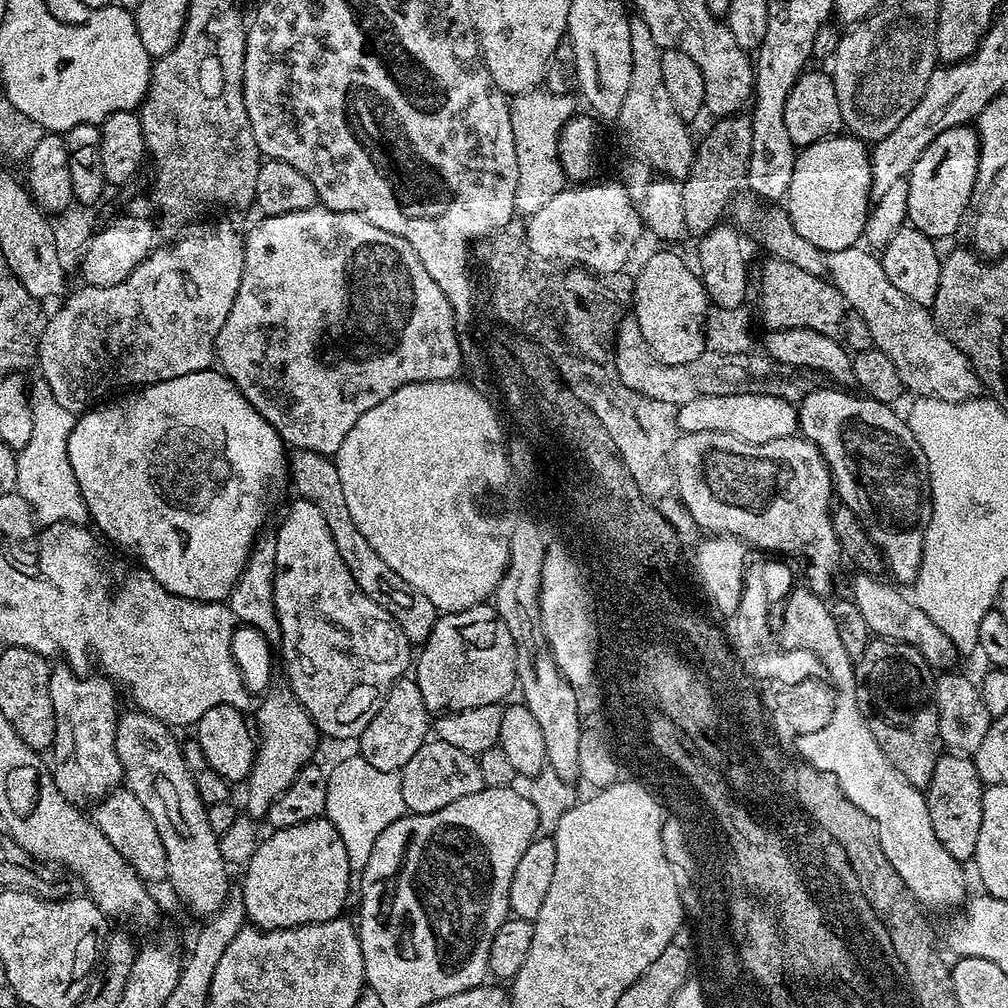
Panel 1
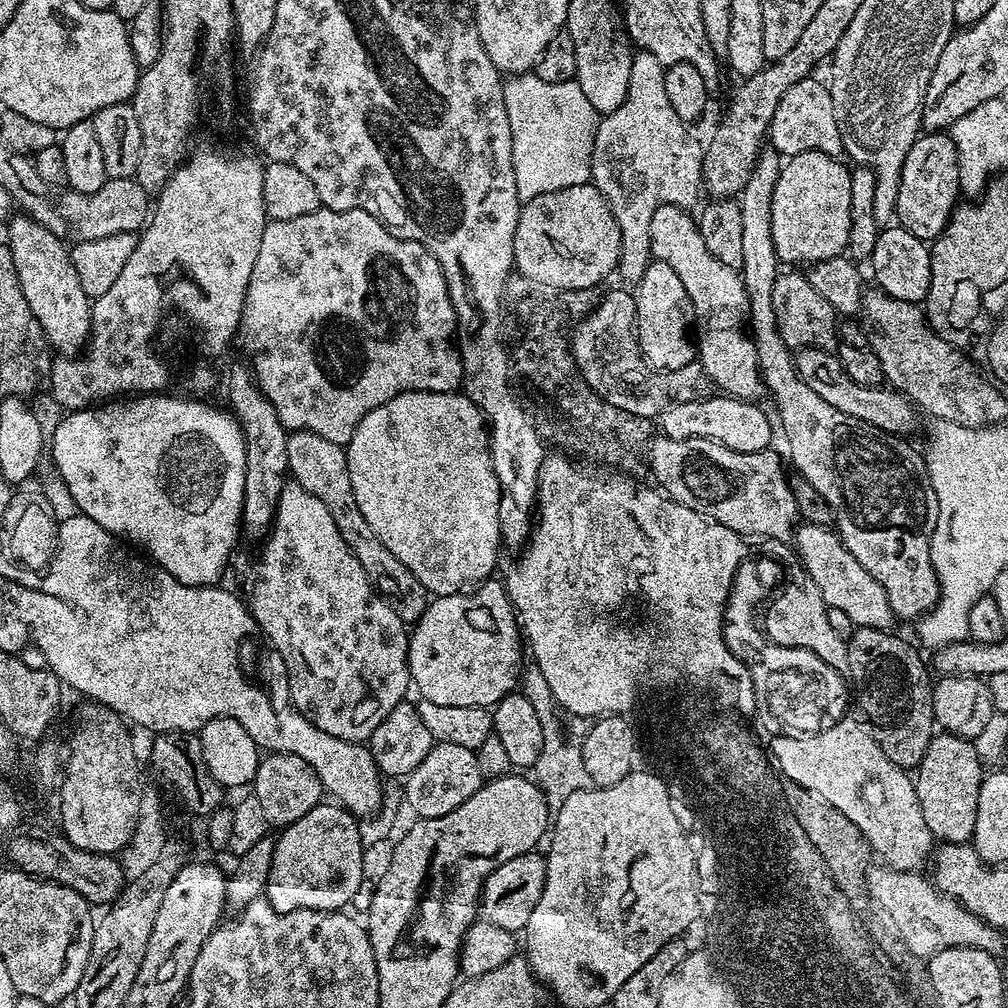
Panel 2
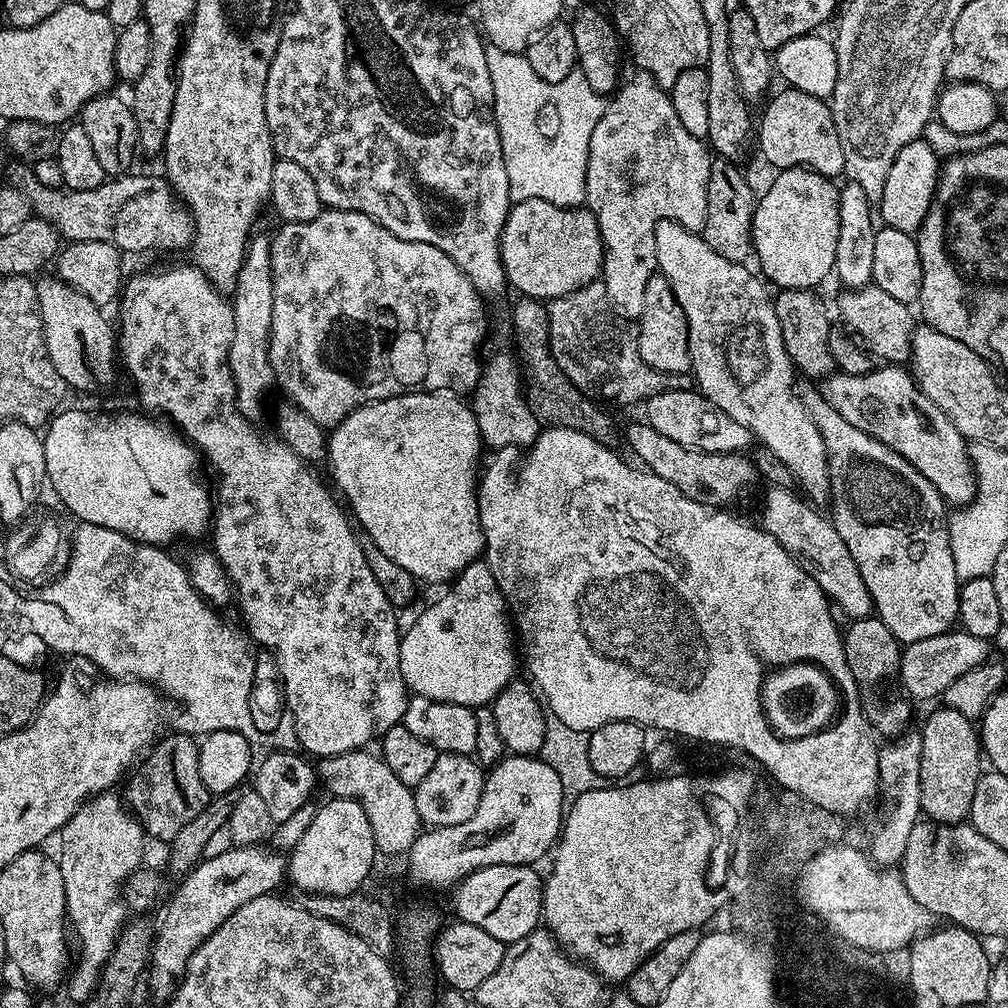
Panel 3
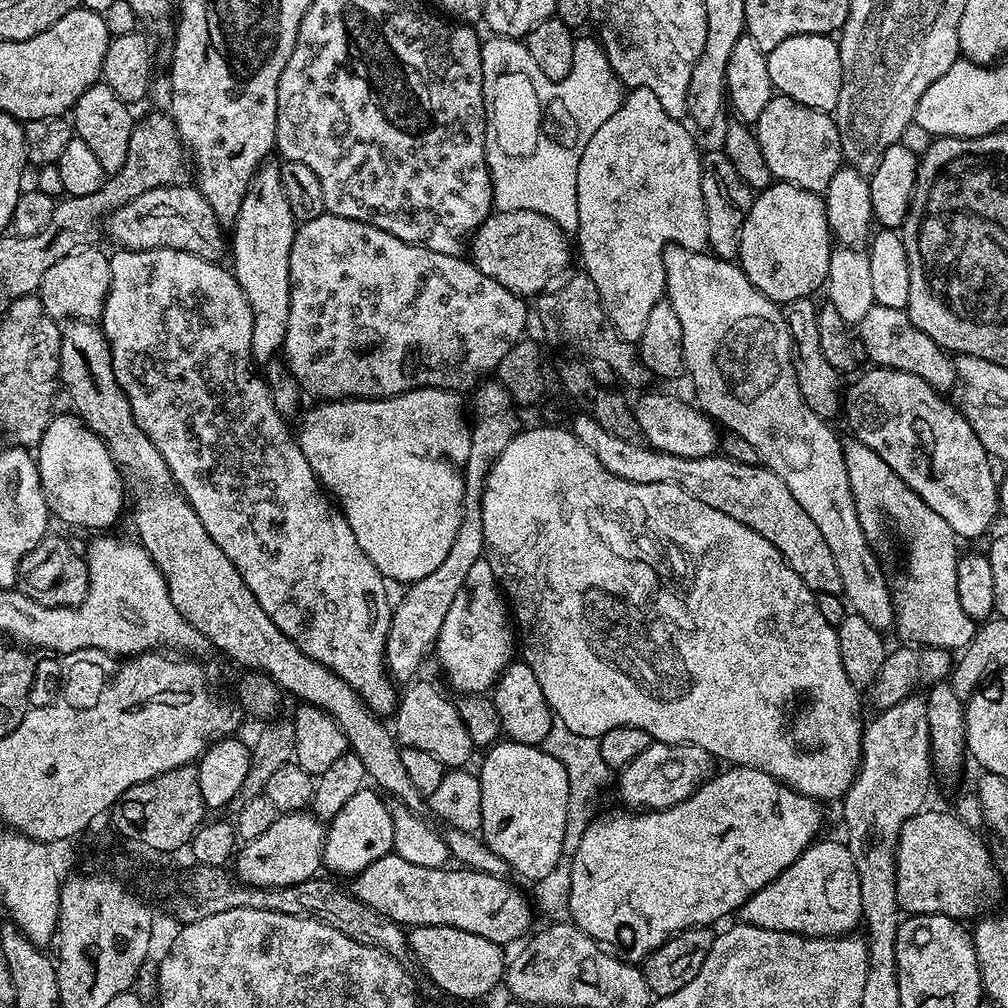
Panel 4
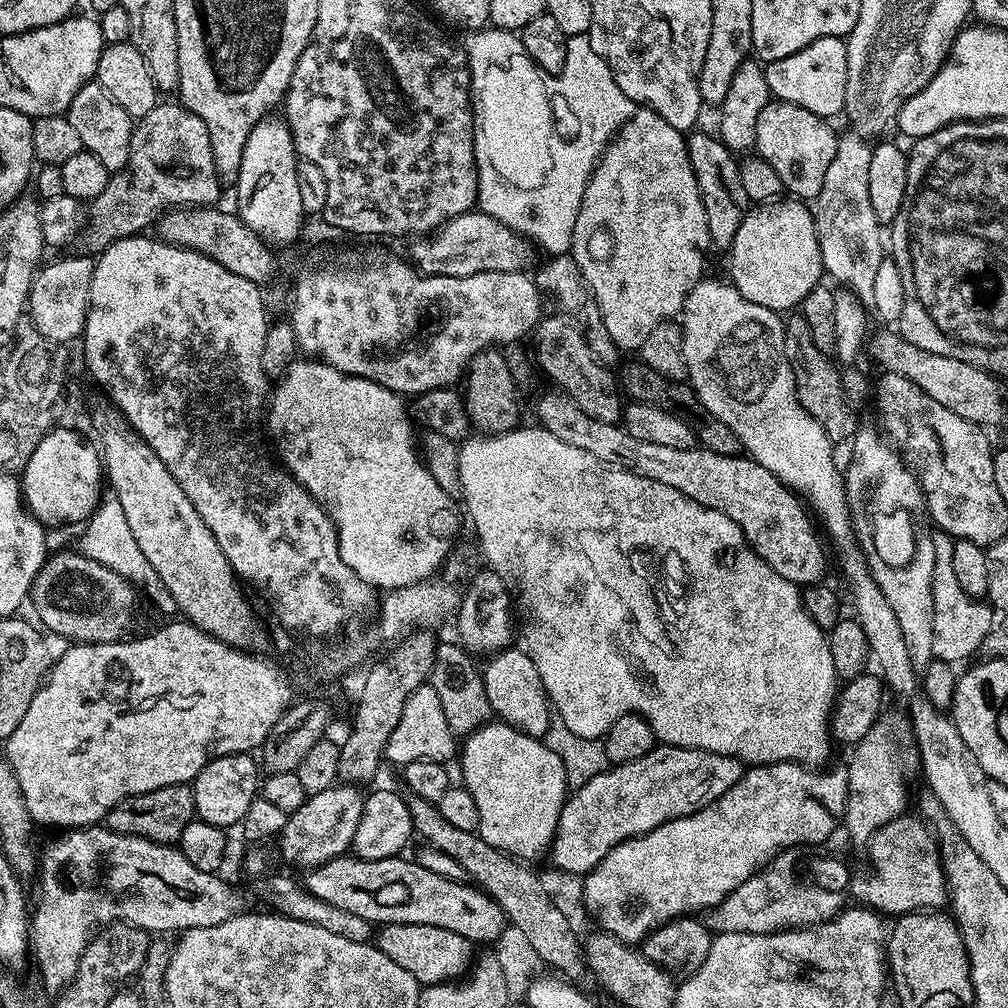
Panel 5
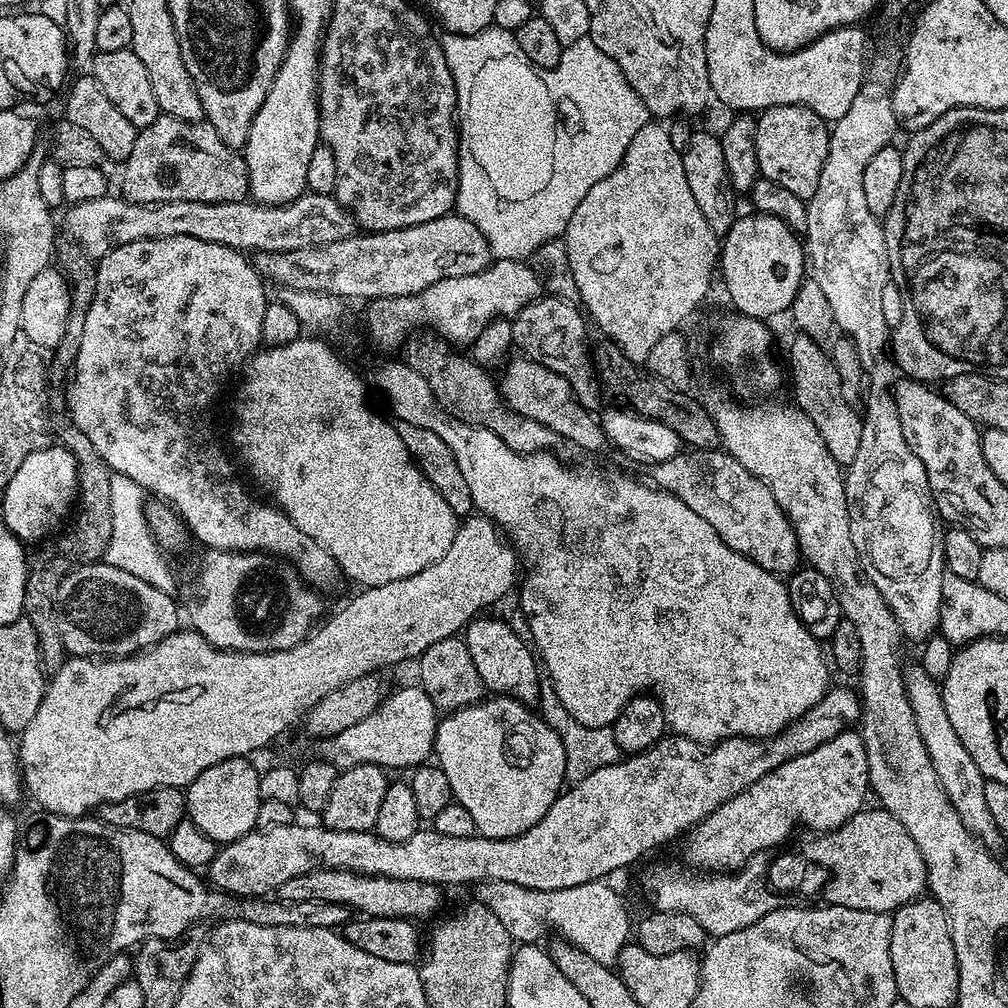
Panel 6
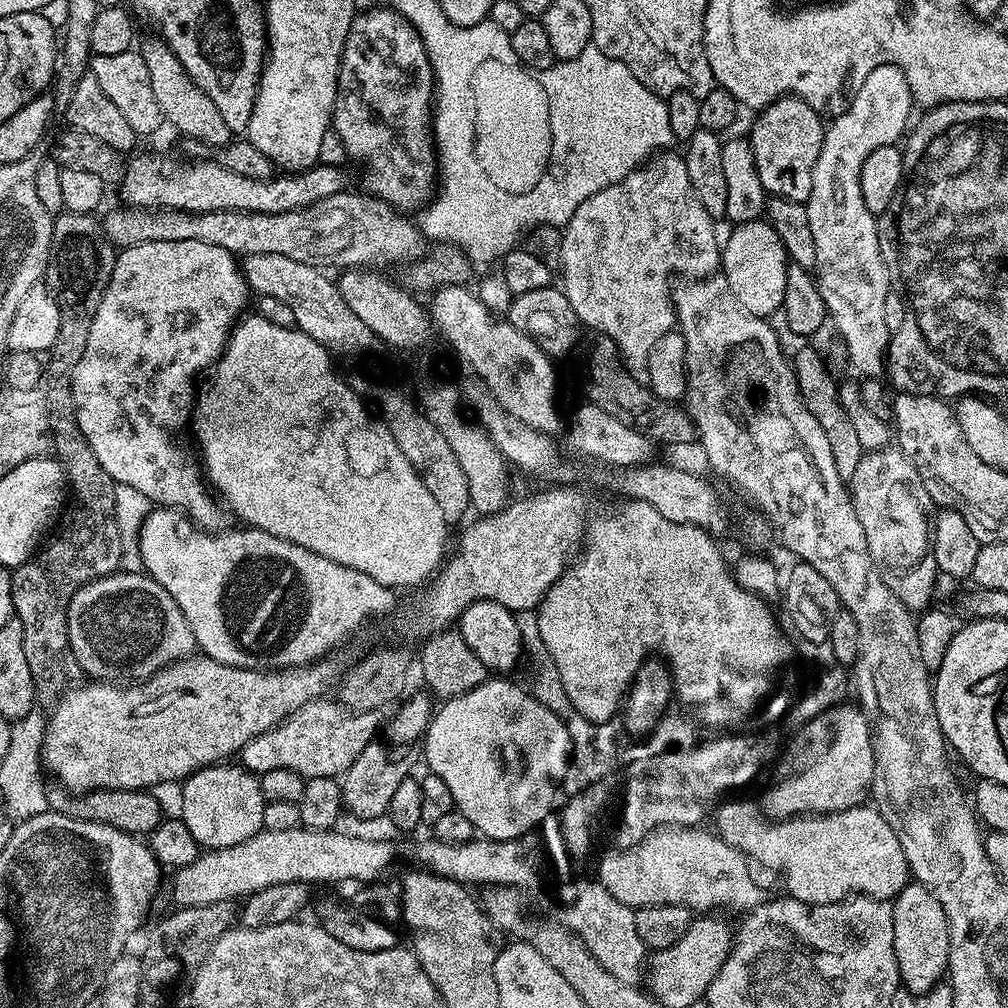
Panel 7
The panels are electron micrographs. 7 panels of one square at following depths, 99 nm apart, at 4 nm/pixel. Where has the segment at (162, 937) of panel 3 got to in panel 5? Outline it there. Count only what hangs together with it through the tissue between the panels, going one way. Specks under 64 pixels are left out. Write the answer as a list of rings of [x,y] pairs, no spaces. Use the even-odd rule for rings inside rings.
[[[337,783],[331,788],[321,792],[313,792],[304,805],[297,812],[289,815],[286,826],[280,832],[278,843],[280,843],[280,856],[288,864],[297,864],[301,870],[316,868],[320,864],[325,864],[327,860],[332,860],[335,856],[343,856],[351,849],[354,830],[358,828],[358,822],[364,813],[365,793],[353,783]]]

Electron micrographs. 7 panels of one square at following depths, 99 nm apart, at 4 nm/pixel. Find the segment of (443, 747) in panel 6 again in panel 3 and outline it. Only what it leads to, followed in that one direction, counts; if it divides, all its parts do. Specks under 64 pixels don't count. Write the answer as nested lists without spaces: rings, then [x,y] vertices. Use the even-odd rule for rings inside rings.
[[[505,755],[484,777],[482,798],[478,810],[474,810],[474,818],[456,826],[456,848],[460,848],[460,860],[464,860],[464,868],[471,872],[495,864],[535,865],[536,860],[542,859],[547,852],[549,855],[550,849],[559,841],[565,815],[566,795],[555,770],[536,756]]]

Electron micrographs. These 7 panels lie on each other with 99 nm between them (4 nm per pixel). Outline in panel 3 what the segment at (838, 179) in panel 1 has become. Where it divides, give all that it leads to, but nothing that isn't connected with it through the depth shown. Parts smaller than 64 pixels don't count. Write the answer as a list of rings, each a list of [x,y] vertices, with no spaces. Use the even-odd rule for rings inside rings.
[[[781,168],[775,175],[764,196],[762,192],[757,199],[752,215],[752,251],[760,263],[759,275],[780,290],[815,289],[834,270],[840,188],[809,168]]]

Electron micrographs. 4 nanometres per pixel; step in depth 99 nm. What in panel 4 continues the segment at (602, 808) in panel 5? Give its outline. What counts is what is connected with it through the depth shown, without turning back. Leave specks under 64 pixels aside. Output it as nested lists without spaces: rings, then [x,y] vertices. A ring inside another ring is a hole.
[[[653,742],[634,762],[619,769],[621,805],[632,810],[669,808],[688,800],[713,775],[714,758],[702,746],[693,744],[657,744]]]

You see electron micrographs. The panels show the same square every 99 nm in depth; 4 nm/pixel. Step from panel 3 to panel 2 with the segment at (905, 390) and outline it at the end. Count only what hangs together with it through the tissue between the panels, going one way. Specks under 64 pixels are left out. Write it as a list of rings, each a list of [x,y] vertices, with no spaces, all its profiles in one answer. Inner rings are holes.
[[[802,348],[795,353],[794,359],[802,382],[806,382],[806,386],[810,386],[810,390],[814,390],[818,398],[823,398],[825,402],[830,402],[830,406],[842,410],[842,414],[850,414],[894,436],[904,436],[915,426],[918,412],[907,396],[888,386],[858,386],[858,382],[854,382],[850,374],[846,374],[839,355],[822,348]]]

